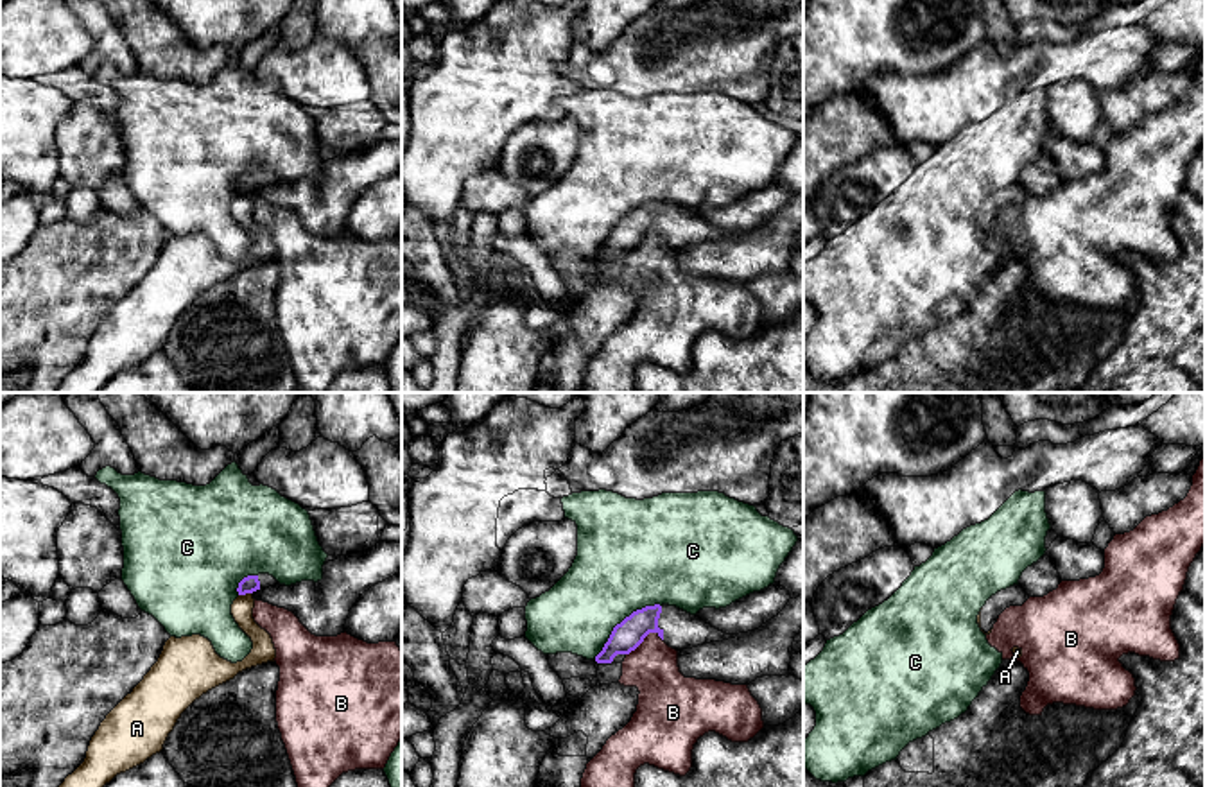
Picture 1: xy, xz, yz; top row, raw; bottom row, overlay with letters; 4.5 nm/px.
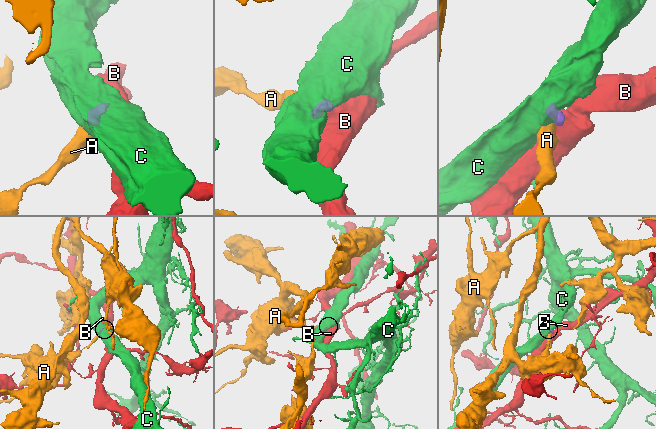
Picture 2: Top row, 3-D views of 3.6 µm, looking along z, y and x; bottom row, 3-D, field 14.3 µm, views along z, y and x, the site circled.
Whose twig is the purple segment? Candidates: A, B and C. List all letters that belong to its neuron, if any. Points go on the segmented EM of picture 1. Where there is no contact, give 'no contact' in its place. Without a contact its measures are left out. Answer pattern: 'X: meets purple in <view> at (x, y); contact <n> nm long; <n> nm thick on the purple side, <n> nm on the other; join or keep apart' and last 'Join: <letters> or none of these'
A: meets purple in xy at (244, 594); contact 70 nm long; 80 nm thick on the purple side, 100 nm on the other; keep apart
B: meets purple in xz at (644, 637); contact 180 nm long; 140 nm thick on the purple side, 220 nm on the other; keep apart
C: meets purple in xz at (623, 621); contact 380 nm long; 140 nm thick on the purple side, 420 nm on the other; keep apart
Join: none of these

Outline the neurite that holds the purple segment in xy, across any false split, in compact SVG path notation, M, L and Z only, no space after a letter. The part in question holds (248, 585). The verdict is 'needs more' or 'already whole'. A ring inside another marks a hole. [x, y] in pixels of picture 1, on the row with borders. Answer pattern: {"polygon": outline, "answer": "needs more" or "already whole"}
{"polygon": "M269 574L247 575L238 583L237 592L238 595L246 595L274 584L280 584L280 583Z", "answer": "needs more"}

